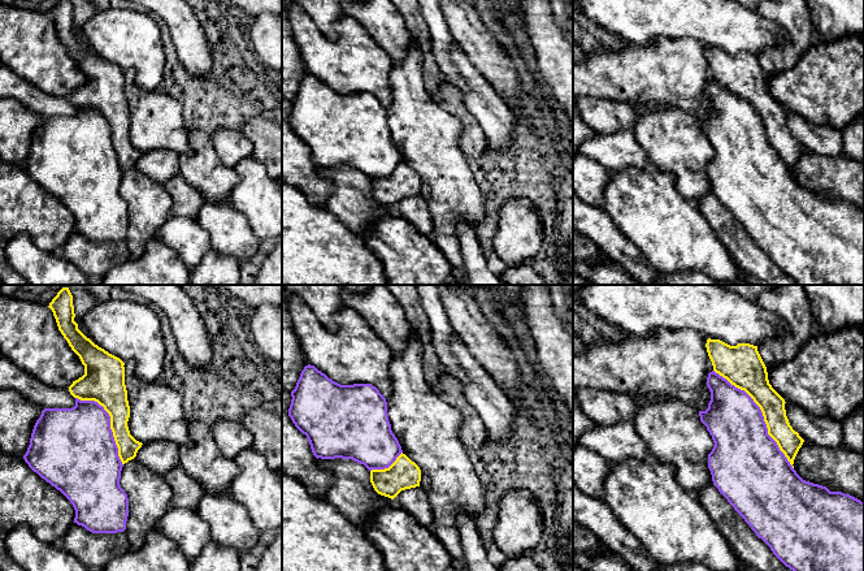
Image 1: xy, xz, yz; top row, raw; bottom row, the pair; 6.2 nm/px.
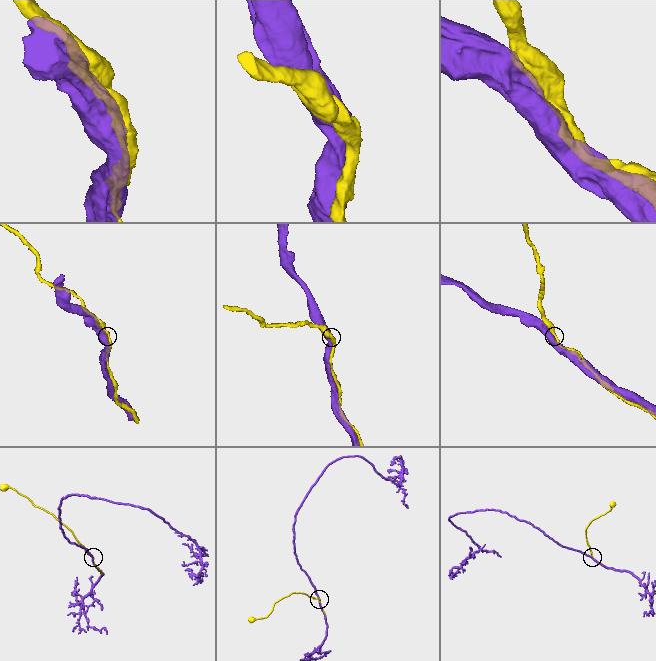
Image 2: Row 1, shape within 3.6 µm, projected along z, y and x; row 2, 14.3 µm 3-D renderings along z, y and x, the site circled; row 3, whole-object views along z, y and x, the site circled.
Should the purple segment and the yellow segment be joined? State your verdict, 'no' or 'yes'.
yes

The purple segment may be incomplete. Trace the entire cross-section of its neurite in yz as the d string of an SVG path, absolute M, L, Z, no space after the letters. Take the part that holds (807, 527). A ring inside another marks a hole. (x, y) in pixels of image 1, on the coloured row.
M707 339L708 356L713 371L708 373L707 386L711 392L711 401L705 411L699 411L700 421L707 427L715 446L708 454L708 468L713 485L728 499L734 510L744 519L759 538L761 538L773 554L793 571L864 571L864 502L842 492L830 492L826 486L803 480L794 470L794 459L804 440L793 429L786 416L785 399L772 388L768 380L767 367L757 351L757 346L738 343L730 346L720 339Z

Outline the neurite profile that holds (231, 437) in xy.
M220 419L210 429L220 451L238 466L238 473L230 484L234 501L246 509L259 532L282 528L282 476L252 447L253 438L242 421Z

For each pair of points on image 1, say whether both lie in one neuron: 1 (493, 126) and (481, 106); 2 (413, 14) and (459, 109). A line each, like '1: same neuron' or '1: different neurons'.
1: same neuron
2: same neuron

